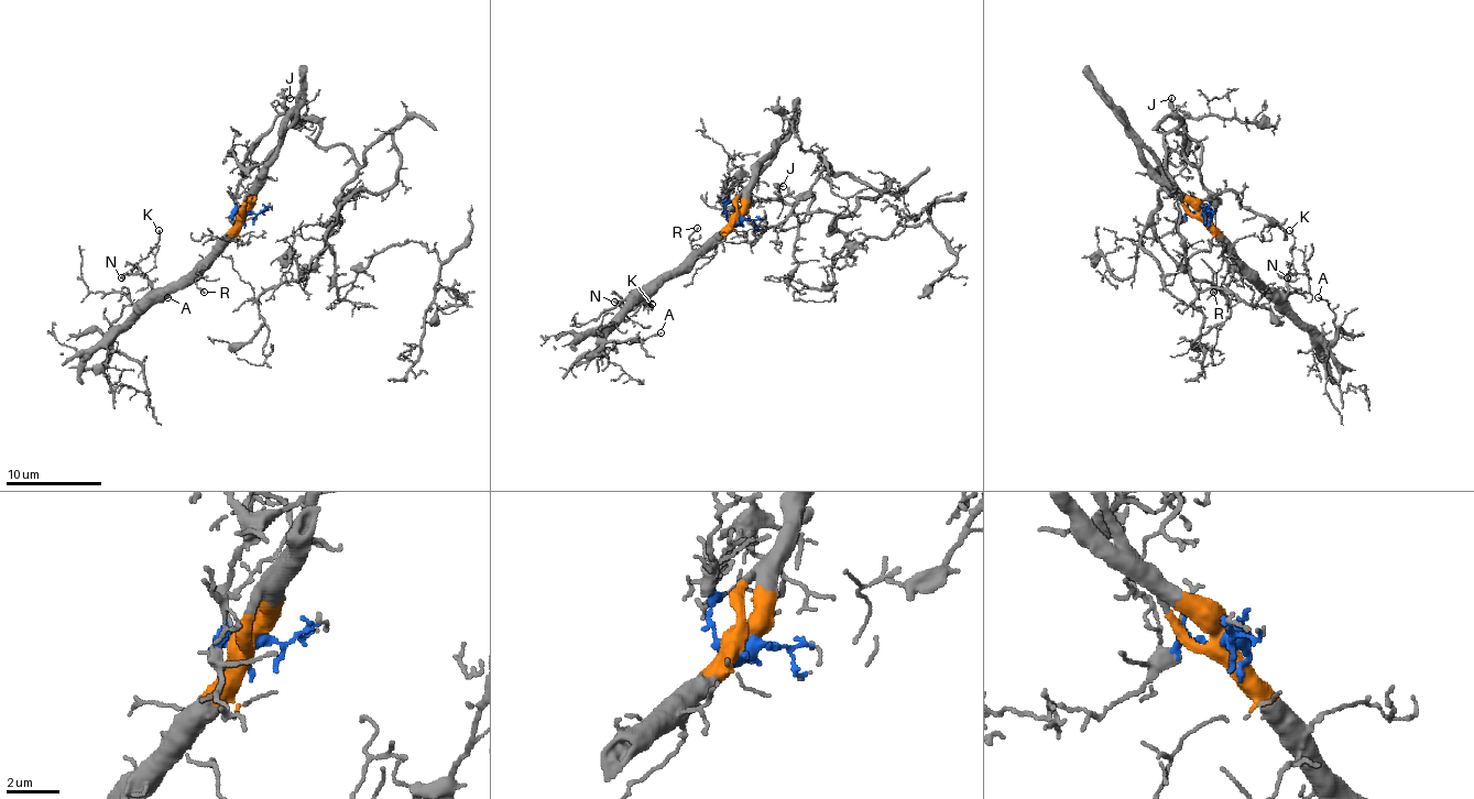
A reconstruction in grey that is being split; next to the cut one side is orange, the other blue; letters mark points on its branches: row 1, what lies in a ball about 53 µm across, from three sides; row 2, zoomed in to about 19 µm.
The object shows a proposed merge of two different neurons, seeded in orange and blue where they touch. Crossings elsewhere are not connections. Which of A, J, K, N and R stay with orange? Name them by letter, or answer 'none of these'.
A, K, N, R

